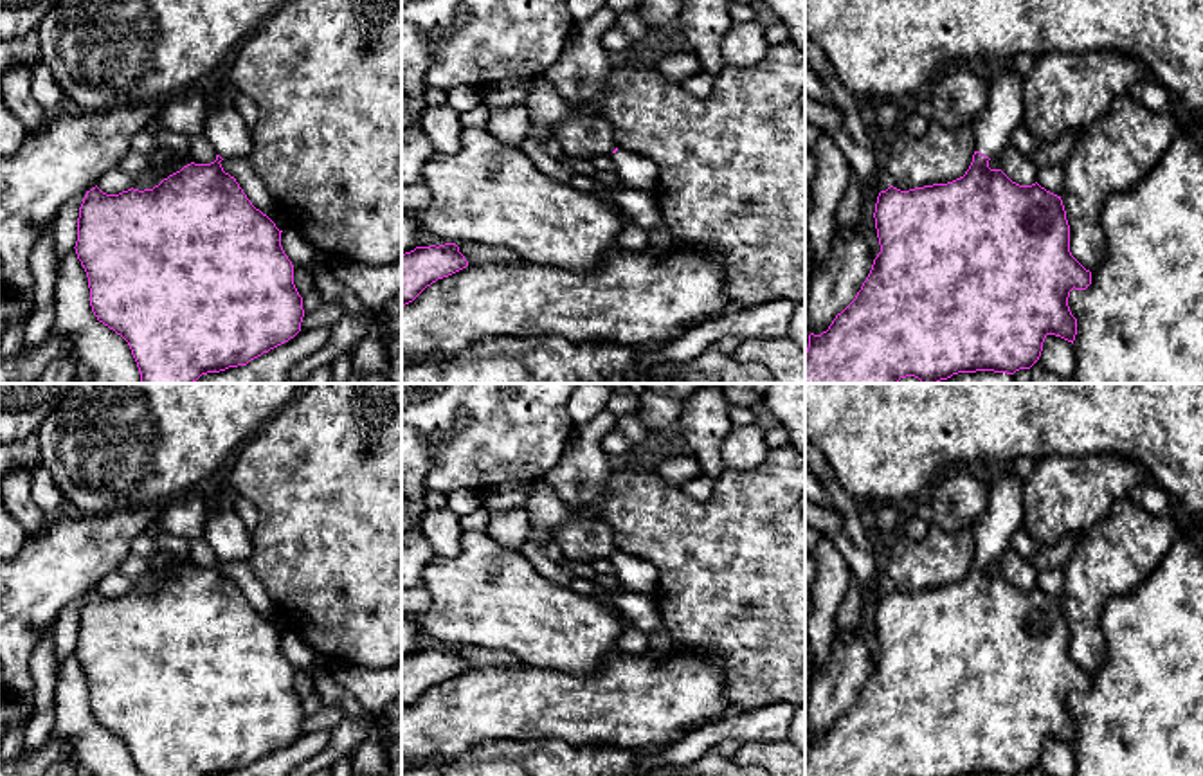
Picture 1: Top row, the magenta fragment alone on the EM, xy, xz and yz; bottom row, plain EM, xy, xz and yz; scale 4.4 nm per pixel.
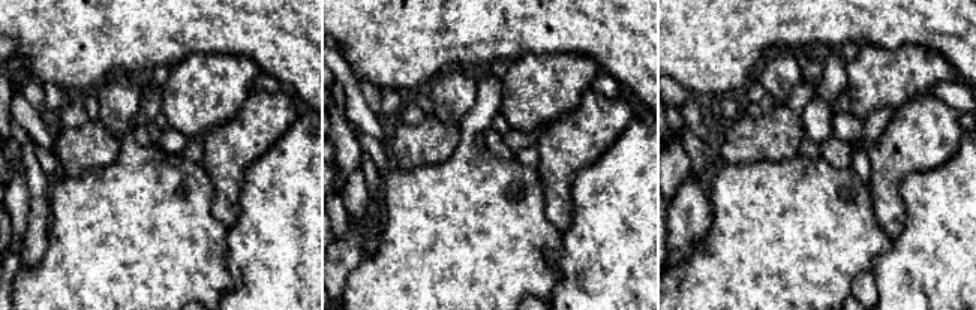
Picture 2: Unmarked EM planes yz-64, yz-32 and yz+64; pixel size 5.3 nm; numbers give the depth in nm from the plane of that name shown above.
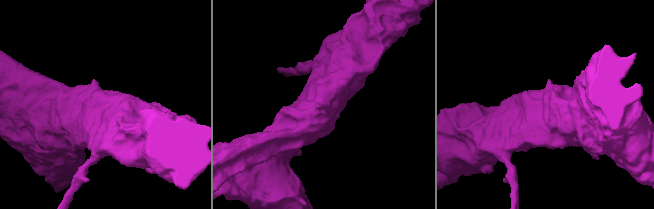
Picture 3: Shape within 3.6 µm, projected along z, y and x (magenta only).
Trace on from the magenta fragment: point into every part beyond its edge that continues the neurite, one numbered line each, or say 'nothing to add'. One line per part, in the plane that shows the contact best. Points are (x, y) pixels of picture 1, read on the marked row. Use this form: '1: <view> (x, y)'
1: yz (993, 132)

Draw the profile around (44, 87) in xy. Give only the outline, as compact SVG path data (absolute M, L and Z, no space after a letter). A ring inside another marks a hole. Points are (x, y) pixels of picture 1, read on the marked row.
M43 63L31 74L31 92L50 115L67 106L65 94L58 88L50 70Z

